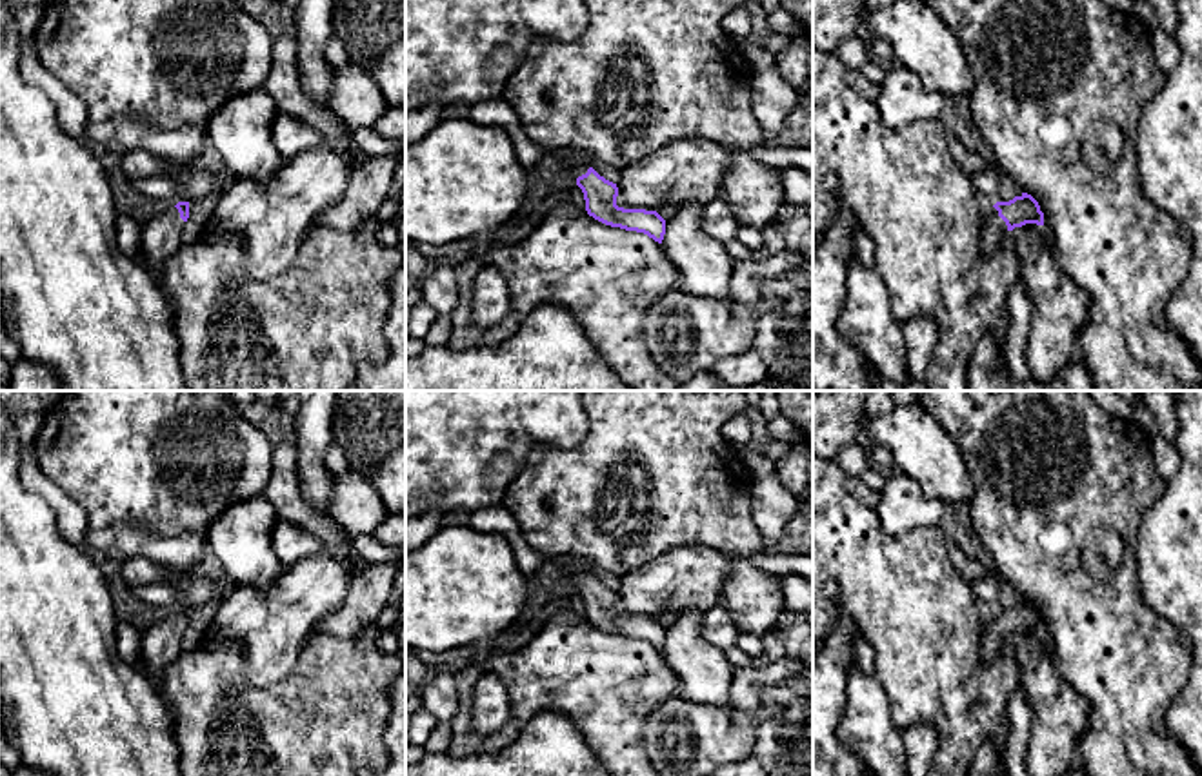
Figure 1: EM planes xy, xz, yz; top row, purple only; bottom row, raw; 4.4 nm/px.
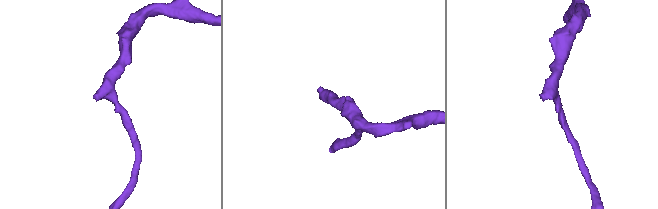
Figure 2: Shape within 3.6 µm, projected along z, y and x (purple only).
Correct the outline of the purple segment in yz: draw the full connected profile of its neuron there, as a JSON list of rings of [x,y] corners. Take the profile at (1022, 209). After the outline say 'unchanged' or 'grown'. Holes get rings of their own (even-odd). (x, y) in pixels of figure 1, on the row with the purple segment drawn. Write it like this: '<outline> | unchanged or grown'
[[[1022,193],[1009,202],[997,202],[991,213],[982,218],[982,251],[991,253],[1000,249],[1004,245],[1004,233],[1026,224],[1044,225],[1044,213],[1031,194]]] | grown

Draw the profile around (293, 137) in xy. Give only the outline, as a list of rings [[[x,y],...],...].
[[[282,111],[276,113],[273,124],[273,142],[284,160],[291,160],[318,147],[322,140],[324,136],[306,120]]]

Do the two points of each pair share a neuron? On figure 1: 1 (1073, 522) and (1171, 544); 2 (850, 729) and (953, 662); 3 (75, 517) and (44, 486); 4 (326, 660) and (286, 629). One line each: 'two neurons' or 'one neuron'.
1: two neurons
2: two neurons
3: one neuron
4: two neurons

